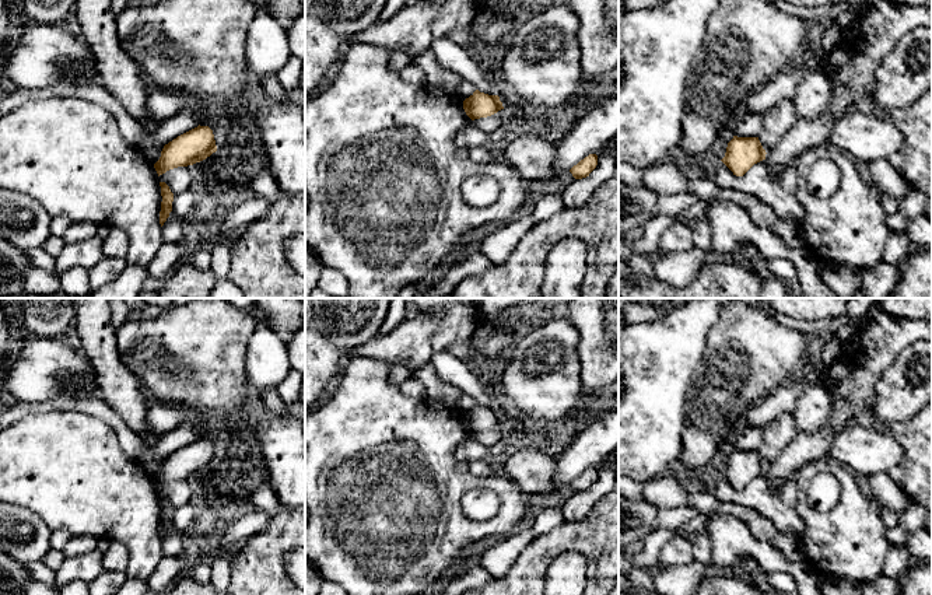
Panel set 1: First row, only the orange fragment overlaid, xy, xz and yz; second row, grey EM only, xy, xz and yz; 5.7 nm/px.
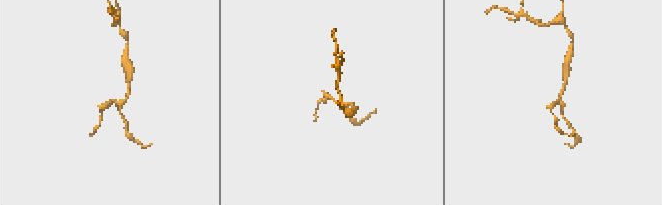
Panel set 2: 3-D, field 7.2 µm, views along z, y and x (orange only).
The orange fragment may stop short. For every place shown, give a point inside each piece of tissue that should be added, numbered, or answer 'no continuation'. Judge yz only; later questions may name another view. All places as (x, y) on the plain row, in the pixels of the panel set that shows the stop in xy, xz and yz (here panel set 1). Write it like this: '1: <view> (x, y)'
no continuation

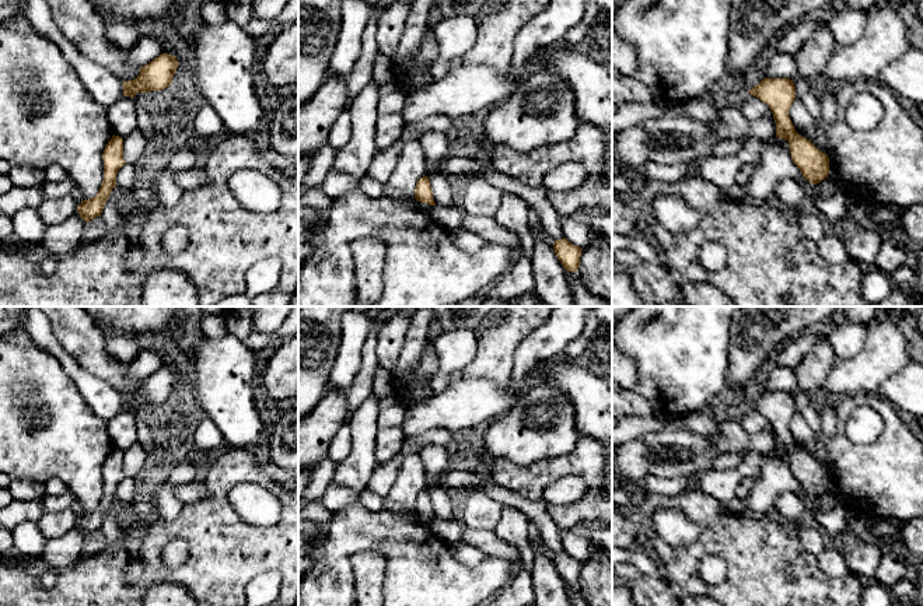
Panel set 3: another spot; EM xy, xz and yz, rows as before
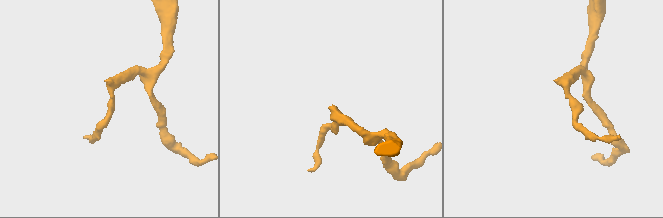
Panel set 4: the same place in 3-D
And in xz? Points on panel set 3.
no continuation

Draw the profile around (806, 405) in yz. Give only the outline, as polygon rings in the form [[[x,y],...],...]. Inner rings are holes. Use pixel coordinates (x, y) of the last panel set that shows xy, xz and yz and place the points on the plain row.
[[[797,388],[793,396],[796,400],[796,413],[800,413],[815,432],[821,431],[819,409],[814,395]]]

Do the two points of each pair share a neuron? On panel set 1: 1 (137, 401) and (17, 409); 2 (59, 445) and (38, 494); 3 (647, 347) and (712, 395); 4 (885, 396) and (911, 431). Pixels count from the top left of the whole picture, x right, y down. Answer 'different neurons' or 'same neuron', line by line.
1: different neurons
2: same neuron
3: different neurons
4: different neurons

